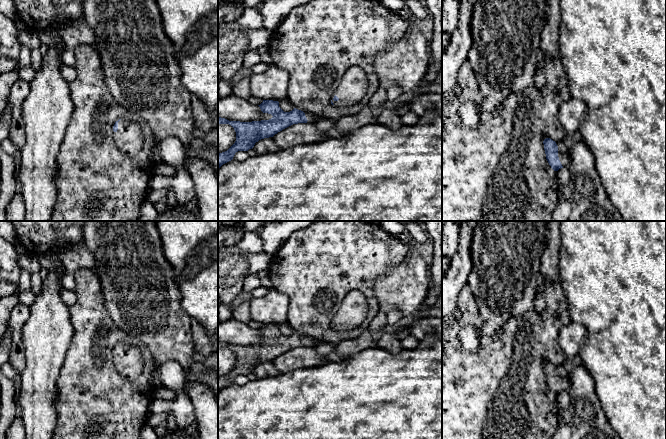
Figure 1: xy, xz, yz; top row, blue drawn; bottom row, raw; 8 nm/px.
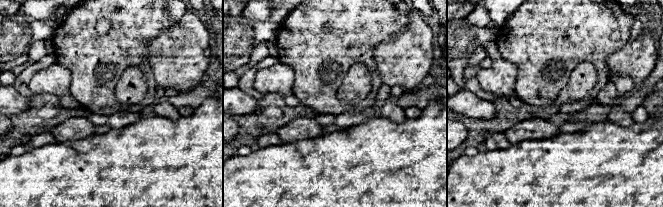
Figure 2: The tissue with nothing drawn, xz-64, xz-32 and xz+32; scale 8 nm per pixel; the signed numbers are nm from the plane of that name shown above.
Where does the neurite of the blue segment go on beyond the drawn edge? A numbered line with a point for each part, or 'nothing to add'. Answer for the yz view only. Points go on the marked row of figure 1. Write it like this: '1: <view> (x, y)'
1: yz (564, 155)

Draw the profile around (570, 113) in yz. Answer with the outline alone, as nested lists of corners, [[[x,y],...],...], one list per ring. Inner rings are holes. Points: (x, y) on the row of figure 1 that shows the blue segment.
[[[571,98],[563,103],[559,108],[559,119],[565,133],[575,134],[579,130],[581,118],[585,112],[584,102]]]

